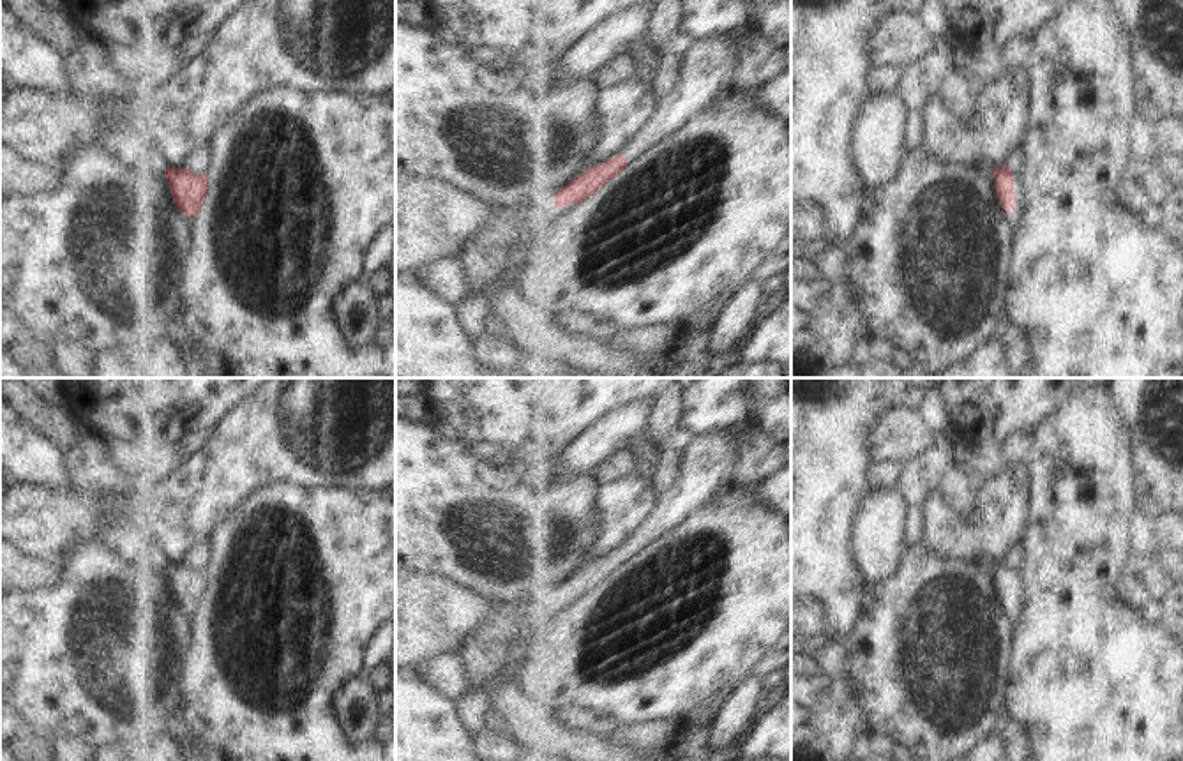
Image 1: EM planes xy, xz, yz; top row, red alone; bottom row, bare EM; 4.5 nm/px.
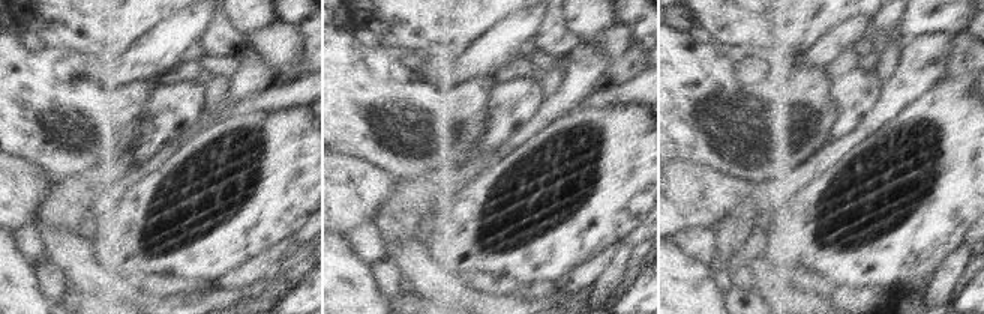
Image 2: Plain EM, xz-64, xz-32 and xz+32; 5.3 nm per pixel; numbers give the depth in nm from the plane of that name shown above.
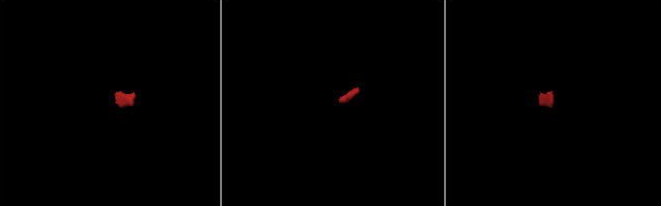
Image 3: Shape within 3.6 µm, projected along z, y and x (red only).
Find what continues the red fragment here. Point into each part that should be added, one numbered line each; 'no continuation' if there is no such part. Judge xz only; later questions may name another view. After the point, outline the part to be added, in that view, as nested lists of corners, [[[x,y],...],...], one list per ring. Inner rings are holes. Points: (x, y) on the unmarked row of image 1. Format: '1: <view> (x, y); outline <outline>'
1: xz (708, 468); outline [[[735,429],[696,434],[685,447],[673,486],[660,494],[653,514],[623,546],[632,560],[683,524],[706,503],[724,494],[738,478],[743,443]]]

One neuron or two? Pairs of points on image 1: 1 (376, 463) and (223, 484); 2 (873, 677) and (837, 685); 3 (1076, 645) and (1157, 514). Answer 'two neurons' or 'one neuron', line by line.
1: one neuron
2: two neurons
3: two neurons

